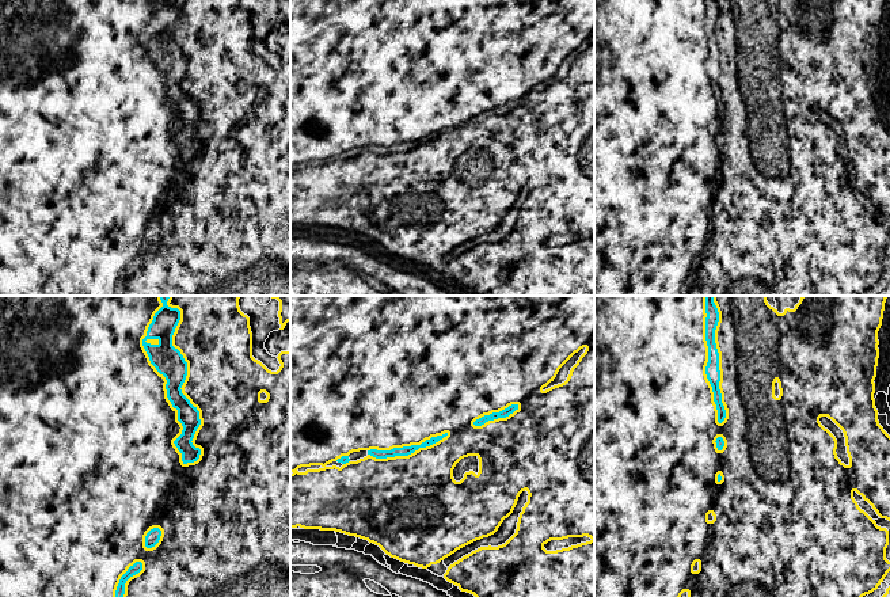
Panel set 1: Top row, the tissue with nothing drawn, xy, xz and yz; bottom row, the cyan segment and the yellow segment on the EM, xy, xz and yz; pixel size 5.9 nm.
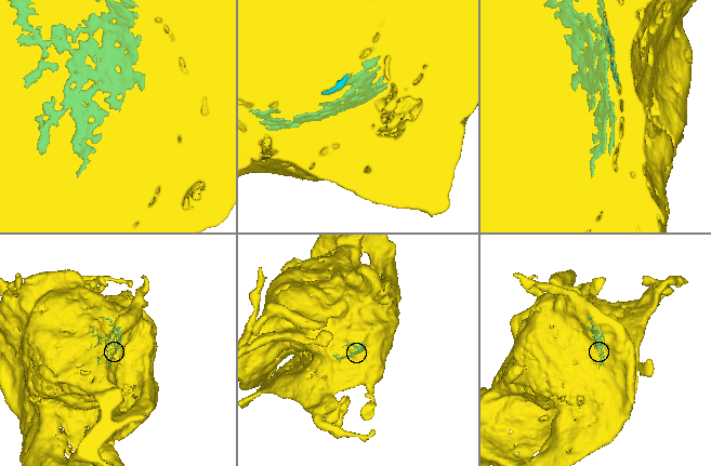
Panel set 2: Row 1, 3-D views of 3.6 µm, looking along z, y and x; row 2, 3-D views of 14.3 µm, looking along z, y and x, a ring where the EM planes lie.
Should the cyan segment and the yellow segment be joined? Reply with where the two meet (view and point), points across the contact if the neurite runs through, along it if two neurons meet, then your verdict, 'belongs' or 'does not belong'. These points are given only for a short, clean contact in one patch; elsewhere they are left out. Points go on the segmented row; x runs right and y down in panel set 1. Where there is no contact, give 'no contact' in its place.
contact xy (166, 379); belongs

